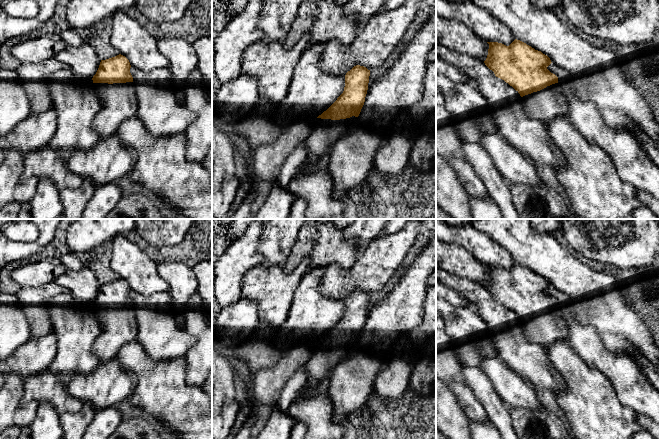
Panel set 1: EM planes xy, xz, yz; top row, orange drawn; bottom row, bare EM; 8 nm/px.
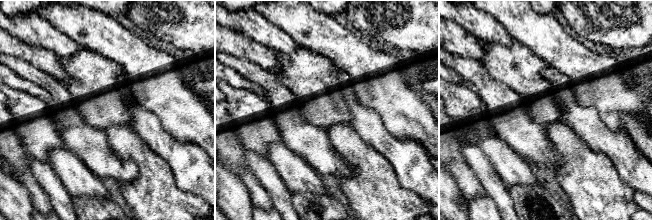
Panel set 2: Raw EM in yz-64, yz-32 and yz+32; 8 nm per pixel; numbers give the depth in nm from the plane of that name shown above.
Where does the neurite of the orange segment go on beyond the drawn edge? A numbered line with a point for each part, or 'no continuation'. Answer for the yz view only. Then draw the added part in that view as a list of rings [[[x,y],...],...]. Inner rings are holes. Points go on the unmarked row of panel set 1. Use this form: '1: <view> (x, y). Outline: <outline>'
1: yz (547, 328). Outline: [[[558,307],[521,322],[526,338],[545,348],[552,343],[566,339],[567,326],[559,313]]]

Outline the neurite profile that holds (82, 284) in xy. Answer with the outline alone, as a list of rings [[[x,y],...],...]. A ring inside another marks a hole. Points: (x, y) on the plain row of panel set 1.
[[[87,265],[78,270],[66,270],[54,282],[65,287],[80,305],[92,304],[101,286],[94,272]]]

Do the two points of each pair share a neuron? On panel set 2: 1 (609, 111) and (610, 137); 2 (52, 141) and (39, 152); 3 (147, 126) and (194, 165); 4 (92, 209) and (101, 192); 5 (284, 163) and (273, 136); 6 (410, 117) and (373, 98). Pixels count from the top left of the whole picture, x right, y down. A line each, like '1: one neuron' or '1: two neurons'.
1: two neurons
2: one neuron
3: one neuron
4: two neurons
5: two neurons
6: one neuron

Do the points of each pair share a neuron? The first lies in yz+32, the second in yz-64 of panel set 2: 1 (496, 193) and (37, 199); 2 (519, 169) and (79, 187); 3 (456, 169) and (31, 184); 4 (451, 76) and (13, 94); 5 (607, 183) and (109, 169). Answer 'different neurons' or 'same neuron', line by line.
1: different neurons
2: same neuron
3: same neuron
4: different neurons
5: different neurons

